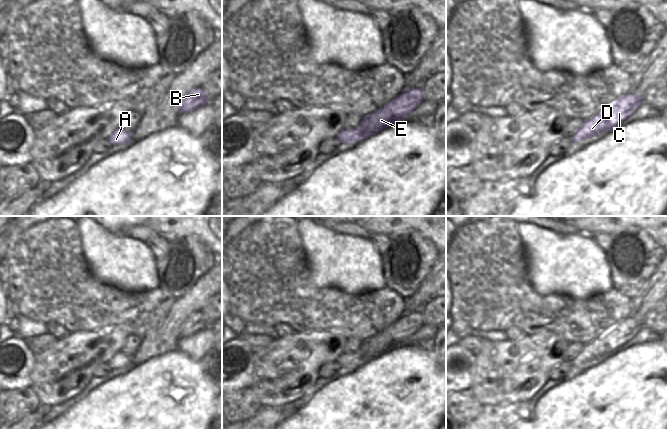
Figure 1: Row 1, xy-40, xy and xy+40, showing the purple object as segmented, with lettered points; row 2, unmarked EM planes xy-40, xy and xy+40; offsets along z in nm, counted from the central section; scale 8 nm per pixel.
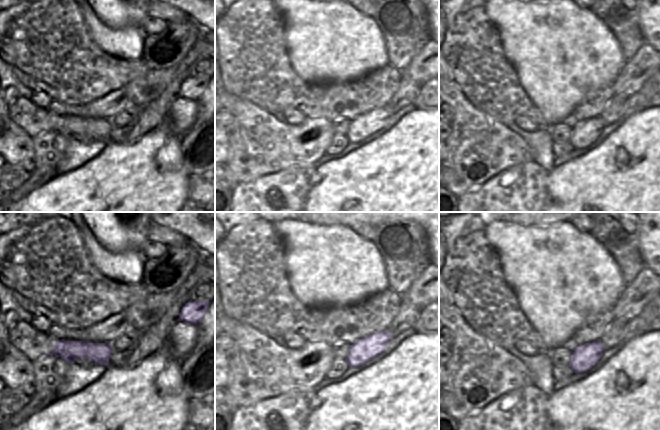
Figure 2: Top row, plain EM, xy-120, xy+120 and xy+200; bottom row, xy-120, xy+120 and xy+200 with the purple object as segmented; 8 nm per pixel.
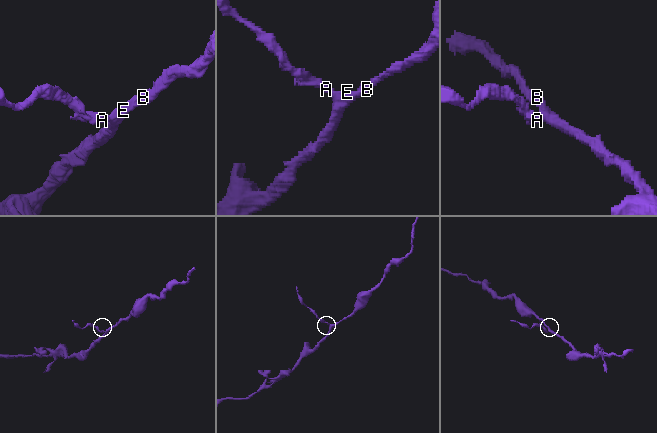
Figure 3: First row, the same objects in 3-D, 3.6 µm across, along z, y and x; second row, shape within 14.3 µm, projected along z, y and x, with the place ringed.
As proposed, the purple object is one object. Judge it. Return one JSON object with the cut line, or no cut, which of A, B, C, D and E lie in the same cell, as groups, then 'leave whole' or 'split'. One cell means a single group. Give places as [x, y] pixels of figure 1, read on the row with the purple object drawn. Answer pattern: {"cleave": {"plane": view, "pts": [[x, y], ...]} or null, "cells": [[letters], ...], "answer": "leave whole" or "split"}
{"cleave": {"plane": "xy", "pts": [[356, 128], [363, 134], [364, 138]]}, "cells": [["A"], ["B", "C", "D", "E"]], "answer": "split"}

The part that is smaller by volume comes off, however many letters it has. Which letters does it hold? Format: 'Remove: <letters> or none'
Remove: A

